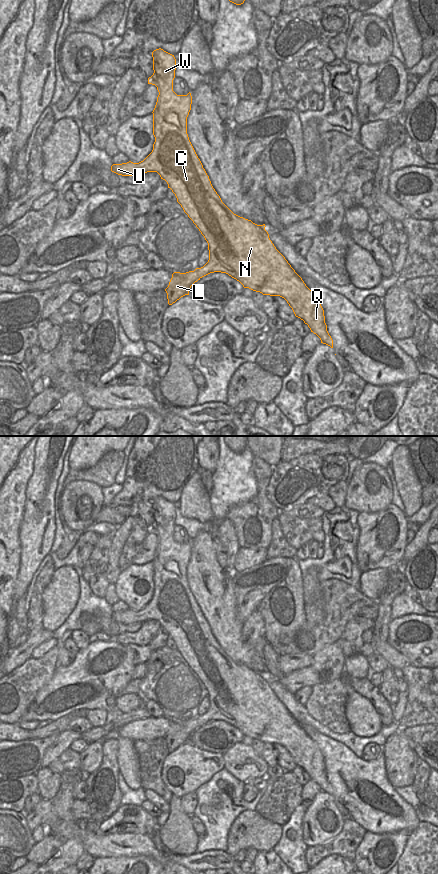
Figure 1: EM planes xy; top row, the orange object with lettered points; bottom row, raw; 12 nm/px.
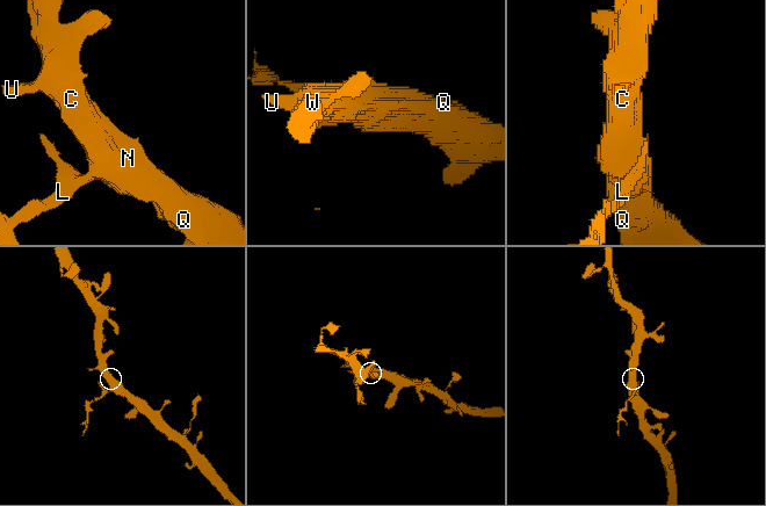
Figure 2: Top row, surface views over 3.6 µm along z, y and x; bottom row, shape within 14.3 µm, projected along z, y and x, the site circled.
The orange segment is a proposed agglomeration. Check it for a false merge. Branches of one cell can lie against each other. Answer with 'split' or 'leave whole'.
split

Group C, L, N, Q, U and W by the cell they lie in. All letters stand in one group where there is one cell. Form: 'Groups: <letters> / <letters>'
Groups: C N Q U W / L.

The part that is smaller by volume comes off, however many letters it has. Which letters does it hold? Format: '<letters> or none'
L

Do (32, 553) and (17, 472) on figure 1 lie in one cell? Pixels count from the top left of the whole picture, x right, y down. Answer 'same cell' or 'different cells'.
different cells

